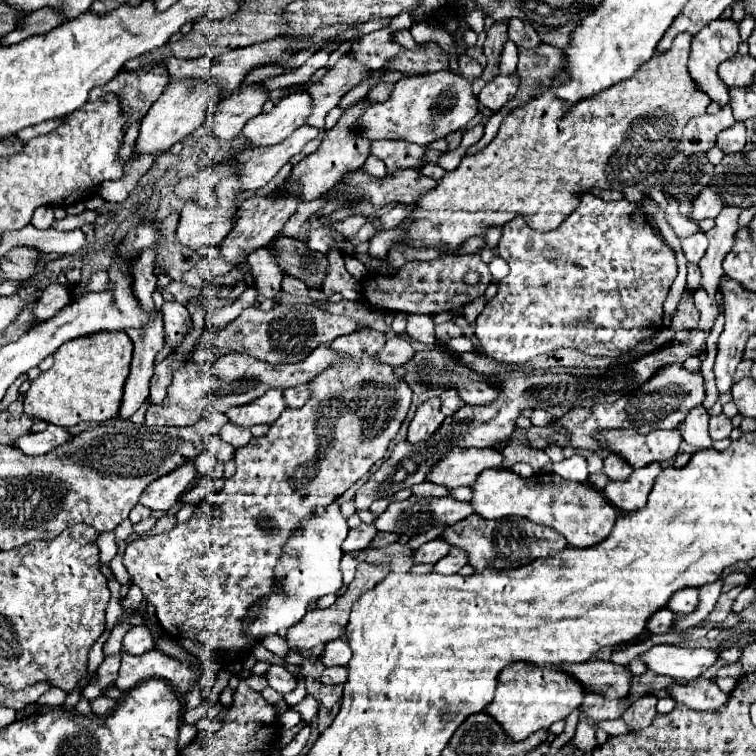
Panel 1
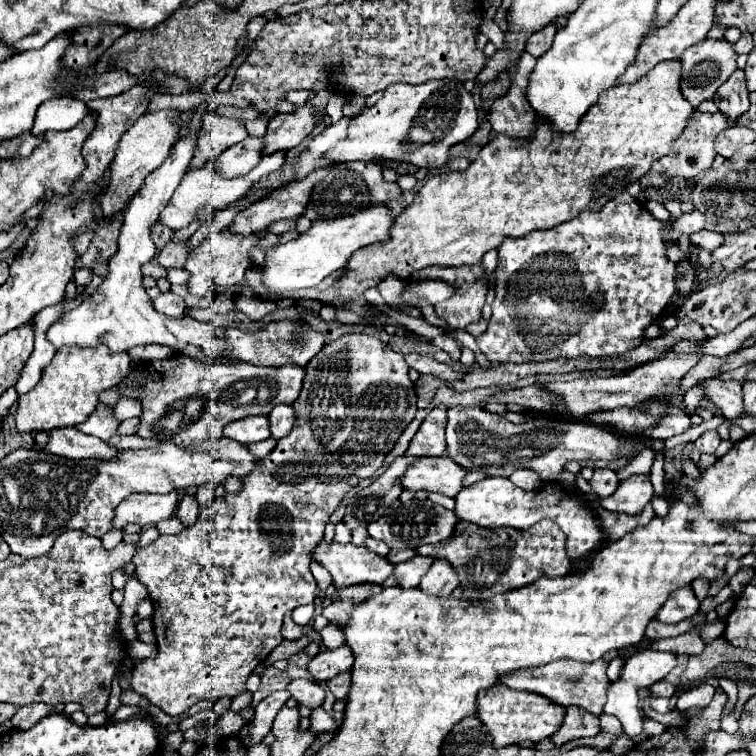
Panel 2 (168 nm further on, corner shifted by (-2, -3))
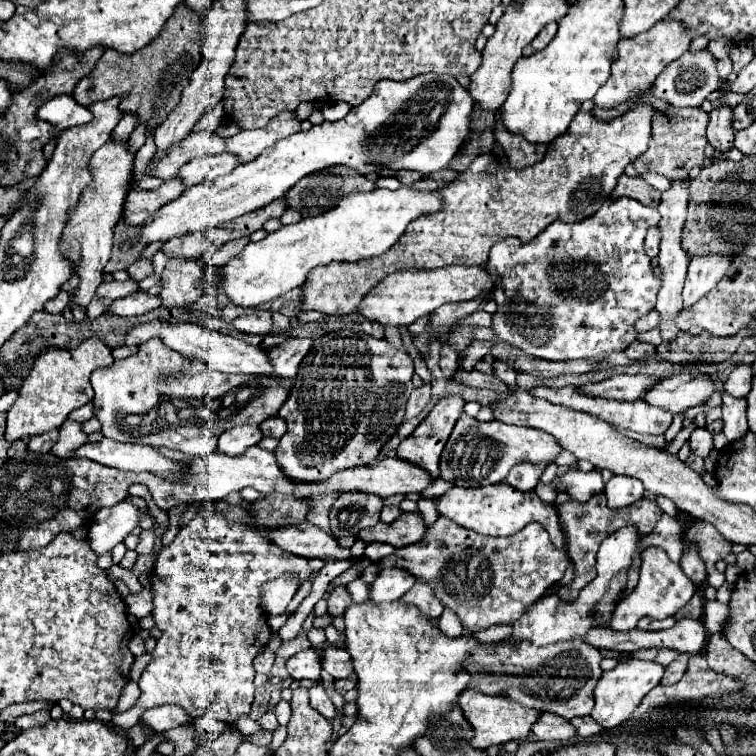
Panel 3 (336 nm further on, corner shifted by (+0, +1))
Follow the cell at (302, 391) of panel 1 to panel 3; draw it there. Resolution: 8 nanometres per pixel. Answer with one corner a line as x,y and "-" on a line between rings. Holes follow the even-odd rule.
270,417
264,423
260,423
260,431
262,431
264,437
280,439
286,433
286,423
280,417

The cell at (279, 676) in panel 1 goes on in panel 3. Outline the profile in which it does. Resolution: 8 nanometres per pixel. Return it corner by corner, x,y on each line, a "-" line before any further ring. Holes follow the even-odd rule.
314,685
314,687
310,689
310,701
312,701
312,707
314,707
316,711
320,711
328,721
332,721
332,719
338,715
332,699
328,697
328,693
324,691
322,685

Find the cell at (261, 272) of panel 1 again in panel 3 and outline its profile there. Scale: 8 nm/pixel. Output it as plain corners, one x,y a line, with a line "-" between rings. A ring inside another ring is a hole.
256,311
248,317
238,317
232,321
232,327
240,333
252,335
268,335
272,329
272,315
268,311

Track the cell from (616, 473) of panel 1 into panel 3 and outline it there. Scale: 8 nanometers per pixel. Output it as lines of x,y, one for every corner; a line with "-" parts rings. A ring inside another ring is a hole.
568,469
560,477
560,481
562,481
564,493
570,497
570,501
578,501
578,503
586,503
590,497
598,495
604,489
602,475
596,469
590,473
584,473
578,469

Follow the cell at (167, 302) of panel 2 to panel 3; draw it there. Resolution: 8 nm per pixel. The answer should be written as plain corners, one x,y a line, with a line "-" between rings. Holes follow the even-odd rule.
132,293
128,297
122,297
122,299
116,299
108,309
106,313
110,315
116,315
116,317
136,317
136,315
144,315
152,309
156,309
160,305
160,299
158,295
148,295
148,293

